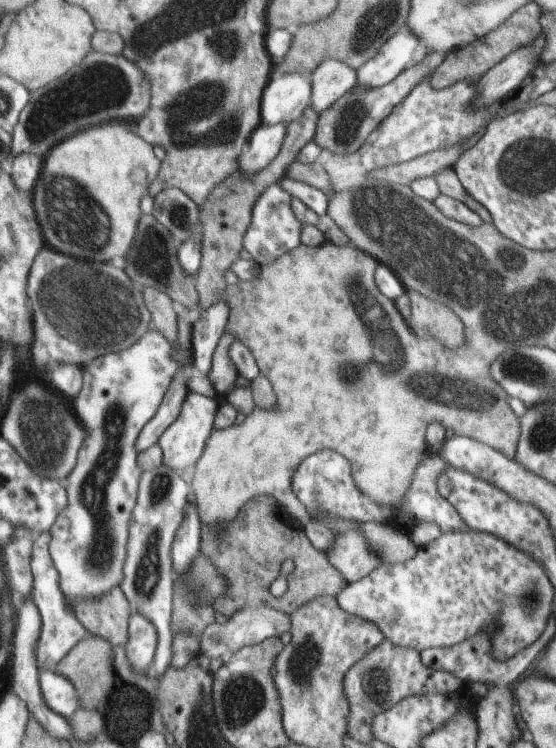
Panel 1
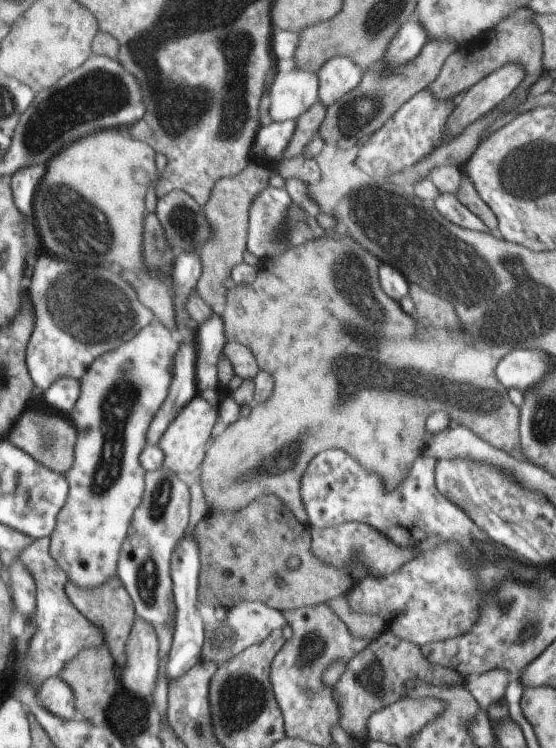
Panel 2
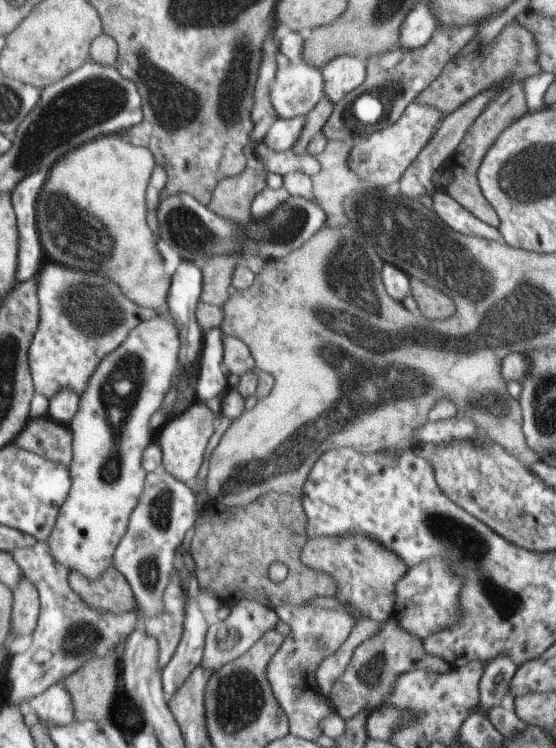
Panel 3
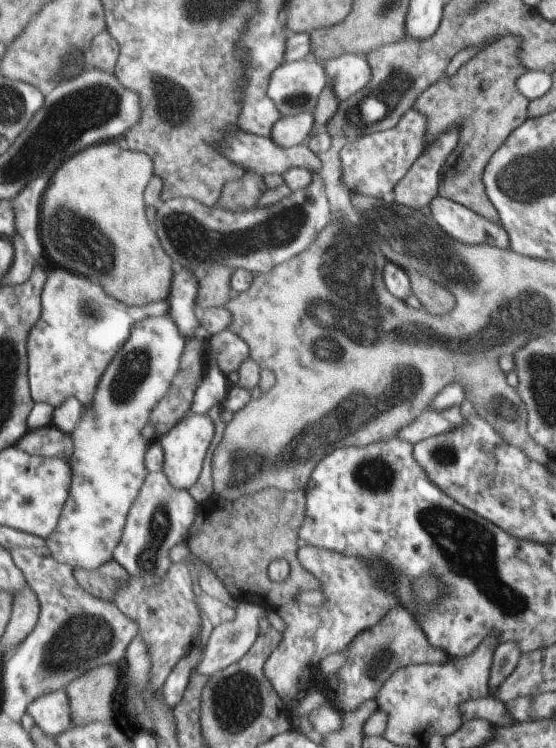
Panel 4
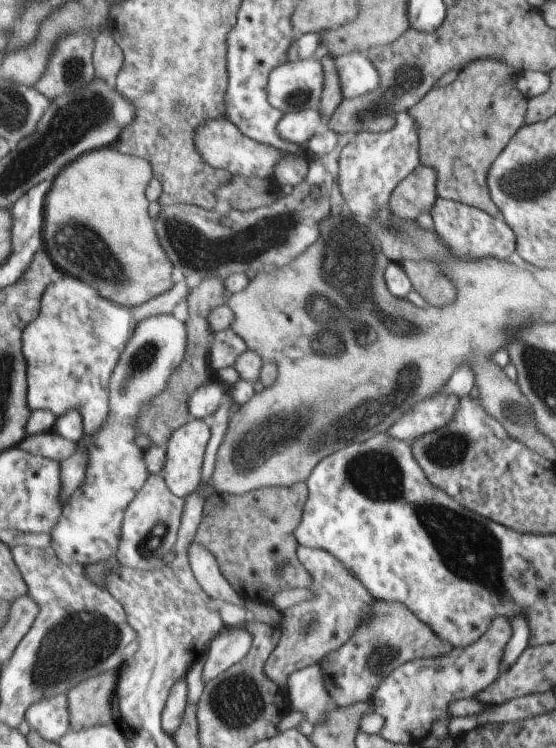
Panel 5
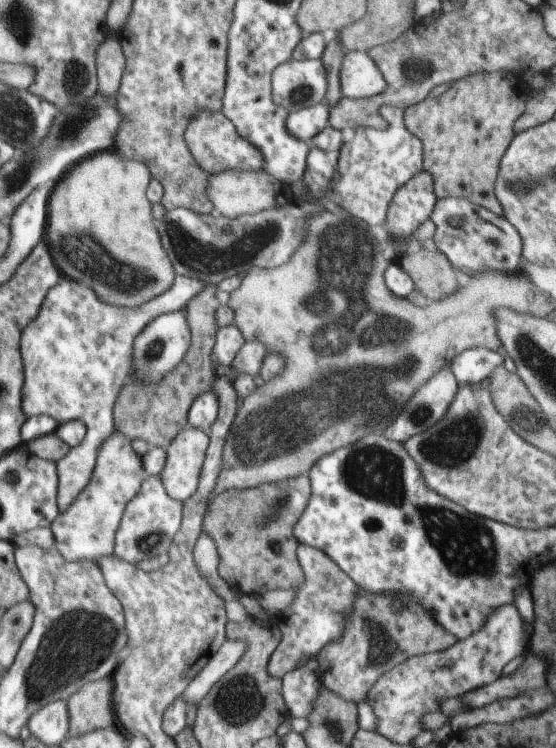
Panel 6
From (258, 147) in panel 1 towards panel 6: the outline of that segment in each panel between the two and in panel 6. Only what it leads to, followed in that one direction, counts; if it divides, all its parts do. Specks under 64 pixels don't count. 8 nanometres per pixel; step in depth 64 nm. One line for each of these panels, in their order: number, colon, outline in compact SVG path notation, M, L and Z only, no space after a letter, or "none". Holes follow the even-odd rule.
2: M289 120L289 122L273 122L259 130L259 136L255 136L255 144L263 150L267 162L279 160L283 156L287 144L295 136L295 128L297 120Z
3: M295 116L291 120L277 118L277 122L267 130L263 140L271 150L285 152L295 146L299 136L303 134L303 128L305 128L305 116Z
4: M311 112L295 114L295 116L281 116L281 120L271 130L271 142L281 148L293 148L307 144L315 128L315 116Z
5: M313 108L297 114L285 114L279 124L279 134L283 140L307 146L311 136L323 132L325 128L327 128L327 118L319 112L319 108Z
6: M321 100L315 106L291 112L291 118L287 120L287 128L291 134L299 136L299 140L311 142L321 130L329 128L329 114L331 114L329 102Z

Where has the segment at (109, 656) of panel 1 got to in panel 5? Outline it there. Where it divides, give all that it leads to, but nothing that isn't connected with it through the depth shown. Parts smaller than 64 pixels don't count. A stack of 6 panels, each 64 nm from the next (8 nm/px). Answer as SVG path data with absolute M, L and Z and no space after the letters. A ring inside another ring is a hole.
M105 672L103 676L91 678L85 684L81 682L75 690L69 692L69 710L71 710L71 730L83 732L95 726L113 724L111 702L117 698L119 674Z

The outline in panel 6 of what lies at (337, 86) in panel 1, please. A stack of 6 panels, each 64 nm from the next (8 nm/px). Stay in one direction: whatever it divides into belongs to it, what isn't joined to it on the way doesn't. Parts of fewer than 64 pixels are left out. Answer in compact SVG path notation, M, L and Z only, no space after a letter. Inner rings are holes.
M347 52L339 70L341 98L365 100L375 94L383 94L383 90L383 74L369 52Z

